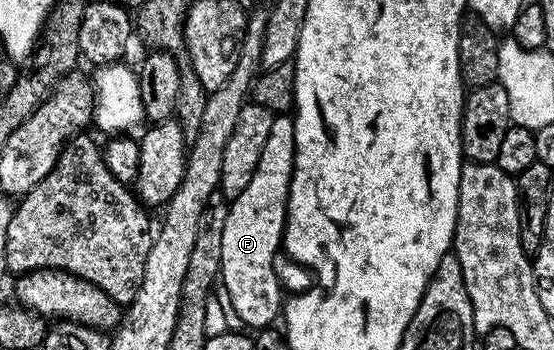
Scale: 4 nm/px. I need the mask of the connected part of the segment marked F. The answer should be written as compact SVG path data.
M274 115L271 122L271 134L267 134L267 146L263 146L263 154L259 158L259 166L251 178L247 190L239 198L229 204L227 226L223 226L223 258L221 259L220 278L226 283L227 294L231 298L231 306L238 321L245 323L246 329L260 330L270 327L273 319L283 312L281 288L277 285L277 276L273 273L273 259L283 244L285 234L285 216L289 205L289 187L295 162L295 126L292 115Z

